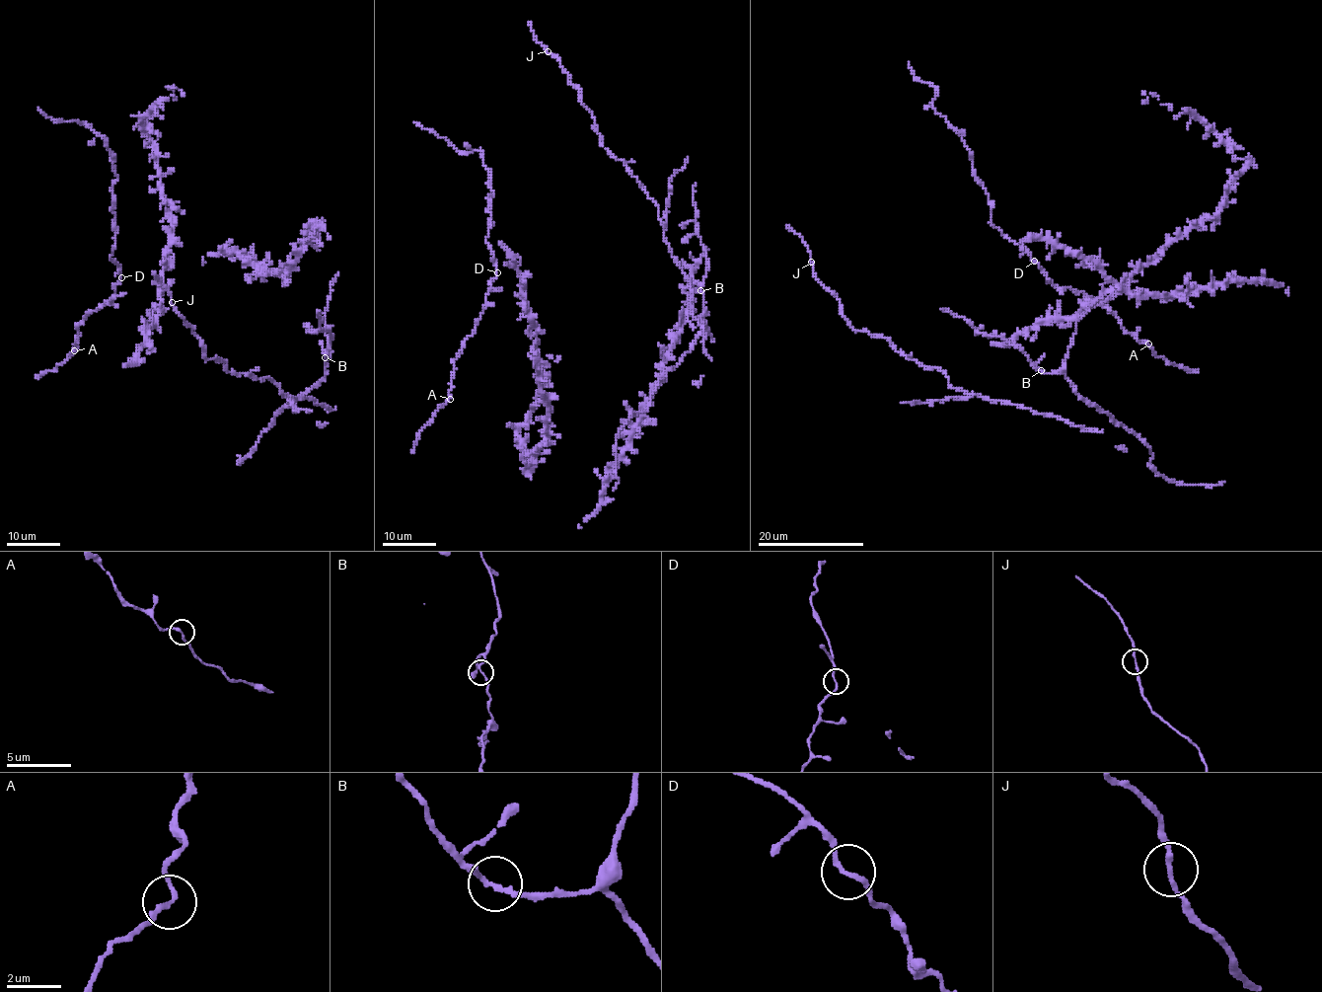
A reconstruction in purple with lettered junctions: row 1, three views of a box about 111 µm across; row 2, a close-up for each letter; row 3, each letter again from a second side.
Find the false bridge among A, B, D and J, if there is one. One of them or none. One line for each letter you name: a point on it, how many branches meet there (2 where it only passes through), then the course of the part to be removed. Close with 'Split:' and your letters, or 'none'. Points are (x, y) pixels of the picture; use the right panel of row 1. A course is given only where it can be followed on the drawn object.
Split: none

